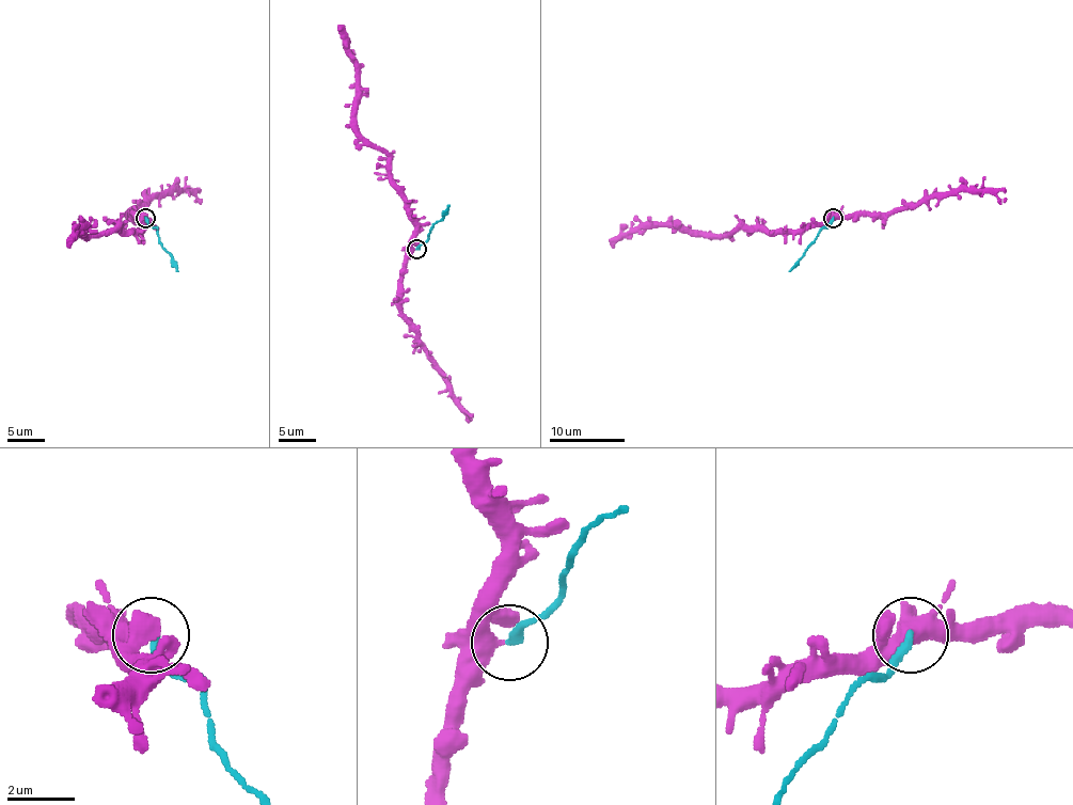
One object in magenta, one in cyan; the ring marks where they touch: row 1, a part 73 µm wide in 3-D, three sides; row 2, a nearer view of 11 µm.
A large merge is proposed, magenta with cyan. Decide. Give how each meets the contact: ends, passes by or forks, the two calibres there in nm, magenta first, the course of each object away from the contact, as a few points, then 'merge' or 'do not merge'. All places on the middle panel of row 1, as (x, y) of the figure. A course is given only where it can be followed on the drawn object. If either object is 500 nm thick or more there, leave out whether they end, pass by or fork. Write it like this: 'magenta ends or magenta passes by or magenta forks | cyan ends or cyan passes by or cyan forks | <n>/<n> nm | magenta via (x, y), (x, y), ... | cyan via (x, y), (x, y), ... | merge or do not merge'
magenta ends | cyan ends | 480/280 nm | magenta via (416, 249), (414, 224), (407, 200), (390, 174), (390, 159), (358, 130), (356, 60), (347, 35), (337, 26) | cyan via (416, 249), (429, 237), (429, 230), (450, 205) | do not merge

